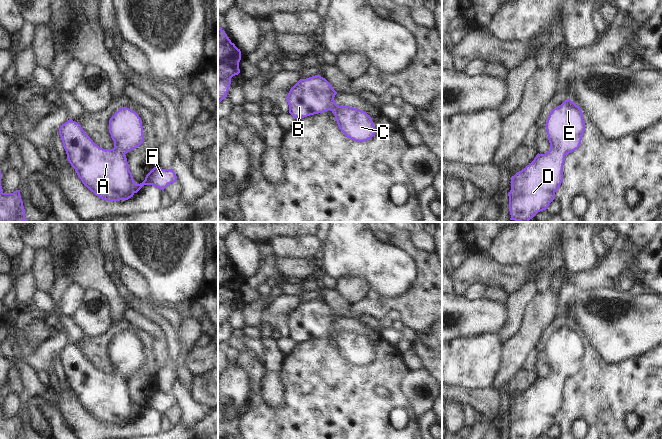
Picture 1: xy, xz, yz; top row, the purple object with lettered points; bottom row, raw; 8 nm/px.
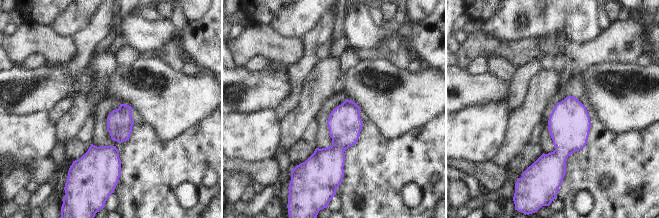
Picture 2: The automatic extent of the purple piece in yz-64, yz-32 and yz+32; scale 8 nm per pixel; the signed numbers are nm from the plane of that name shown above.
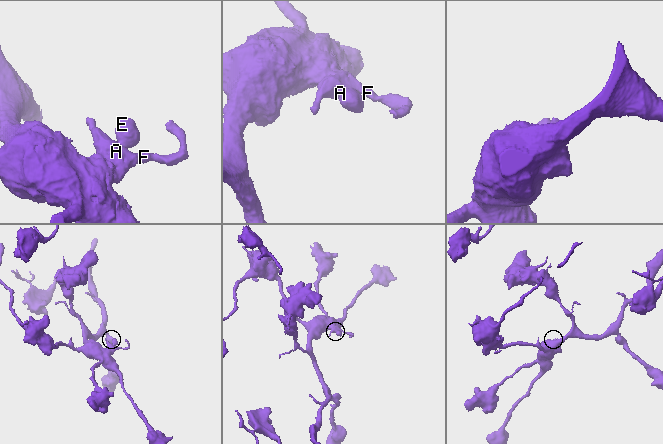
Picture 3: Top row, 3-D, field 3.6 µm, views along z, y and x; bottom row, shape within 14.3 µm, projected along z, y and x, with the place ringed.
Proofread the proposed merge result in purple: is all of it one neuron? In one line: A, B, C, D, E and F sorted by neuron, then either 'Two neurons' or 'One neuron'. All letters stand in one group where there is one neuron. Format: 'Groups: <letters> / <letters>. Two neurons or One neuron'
Groups: A B C D E F. One neuron

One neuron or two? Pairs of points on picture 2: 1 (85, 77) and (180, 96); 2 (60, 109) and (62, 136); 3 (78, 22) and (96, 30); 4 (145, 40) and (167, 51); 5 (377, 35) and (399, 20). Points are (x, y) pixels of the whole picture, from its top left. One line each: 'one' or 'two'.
1: one
2: two
3: two
4: two
5: two

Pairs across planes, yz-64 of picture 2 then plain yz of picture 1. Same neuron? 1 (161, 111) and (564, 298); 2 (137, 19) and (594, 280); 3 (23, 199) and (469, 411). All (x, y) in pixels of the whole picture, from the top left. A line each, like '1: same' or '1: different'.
1: different
2: different
3: same

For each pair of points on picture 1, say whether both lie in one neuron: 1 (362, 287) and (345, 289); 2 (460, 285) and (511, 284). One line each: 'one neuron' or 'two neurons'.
1: one neuron
2: one neuron

